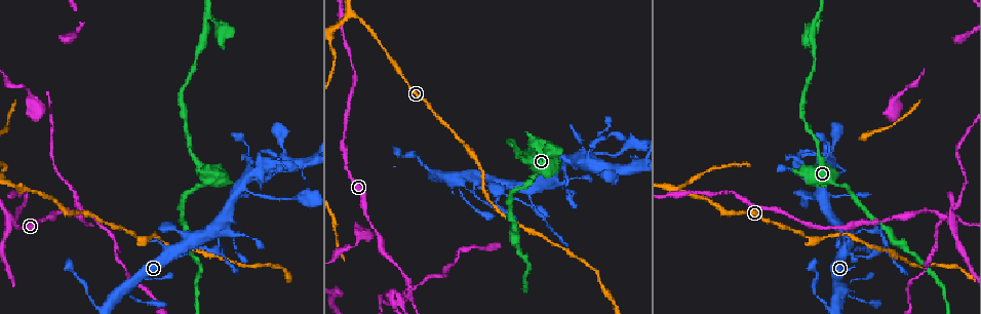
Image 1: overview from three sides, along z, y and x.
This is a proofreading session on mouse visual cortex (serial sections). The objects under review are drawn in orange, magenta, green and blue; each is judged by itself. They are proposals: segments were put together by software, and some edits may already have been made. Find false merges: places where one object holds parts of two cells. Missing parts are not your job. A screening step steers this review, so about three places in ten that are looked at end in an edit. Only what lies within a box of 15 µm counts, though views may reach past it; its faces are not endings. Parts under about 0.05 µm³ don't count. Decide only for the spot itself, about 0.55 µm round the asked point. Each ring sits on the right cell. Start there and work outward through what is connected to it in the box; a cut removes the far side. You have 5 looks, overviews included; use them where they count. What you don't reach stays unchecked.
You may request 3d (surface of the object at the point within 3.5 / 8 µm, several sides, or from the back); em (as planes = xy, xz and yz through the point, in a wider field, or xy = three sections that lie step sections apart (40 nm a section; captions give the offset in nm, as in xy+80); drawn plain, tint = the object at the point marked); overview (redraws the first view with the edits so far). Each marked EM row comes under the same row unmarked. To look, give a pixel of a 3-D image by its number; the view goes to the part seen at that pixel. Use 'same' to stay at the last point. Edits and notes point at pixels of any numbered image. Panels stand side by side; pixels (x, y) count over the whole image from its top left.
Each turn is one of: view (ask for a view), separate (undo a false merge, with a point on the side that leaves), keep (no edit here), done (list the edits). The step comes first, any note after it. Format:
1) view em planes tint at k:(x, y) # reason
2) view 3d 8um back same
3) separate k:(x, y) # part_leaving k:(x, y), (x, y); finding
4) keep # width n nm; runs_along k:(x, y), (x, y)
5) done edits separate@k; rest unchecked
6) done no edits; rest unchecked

view 3d 3.5um back at 1:(866, 230) # narrows sharply

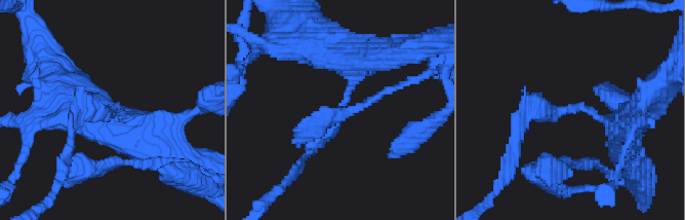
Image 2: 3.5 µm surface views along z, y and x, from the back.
view em xy step 2 tint at 2:(107, 111) # arm_widths 200, 250 nm; now the EM

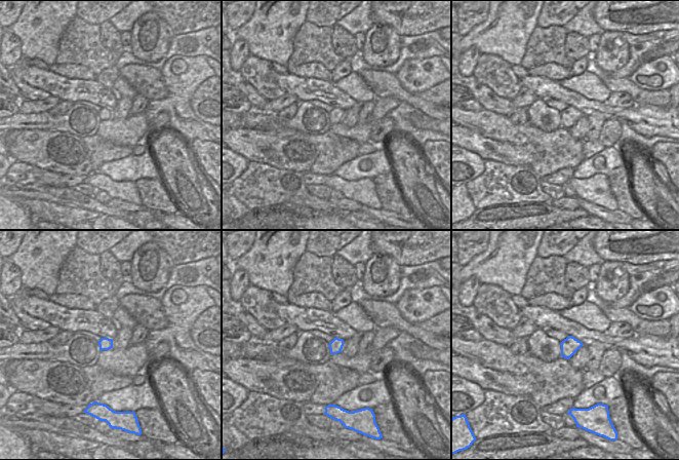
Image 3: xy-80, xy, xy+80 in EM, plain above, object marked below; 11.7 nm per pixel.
keep # runs_along 2:(353, 53), (347, 101), (299, 161); continuous, no second cell

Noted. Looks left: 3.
view 3d 8um at 1:(822, 189) # narrows sharply

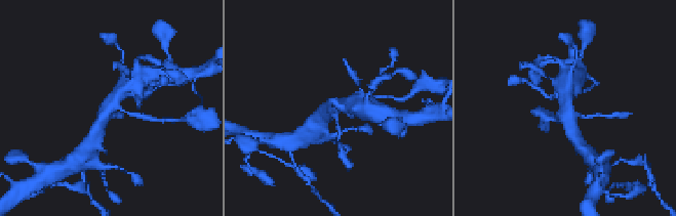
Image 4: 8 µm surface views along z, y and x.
view 3d 3.5um at 4:(110, 106)

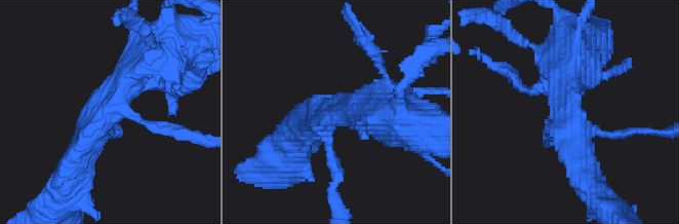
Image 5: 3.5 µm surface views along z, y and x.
view em xy step 5 tint at 5:(568, 108) # arms 4; arm_widths 150, 150, 450, 500 nm; now the EM

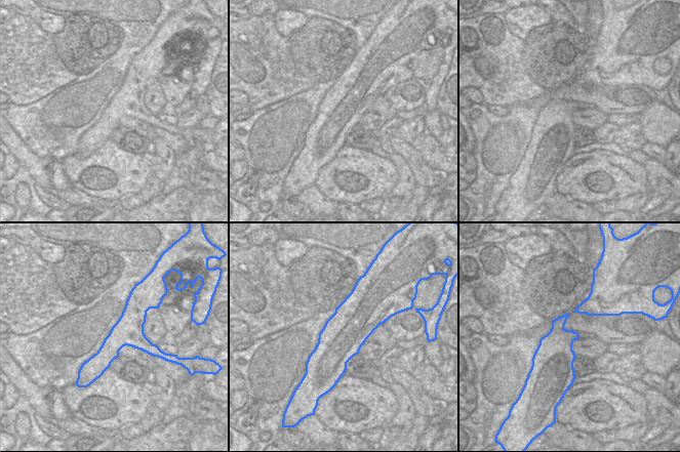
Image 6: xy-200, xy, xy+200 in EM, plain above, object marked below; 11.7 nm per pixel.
keep # runs_along 5:(75, 163), (119, 88), (154, 53); one cell here

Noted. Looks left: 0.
done no edits; rest unchecked

